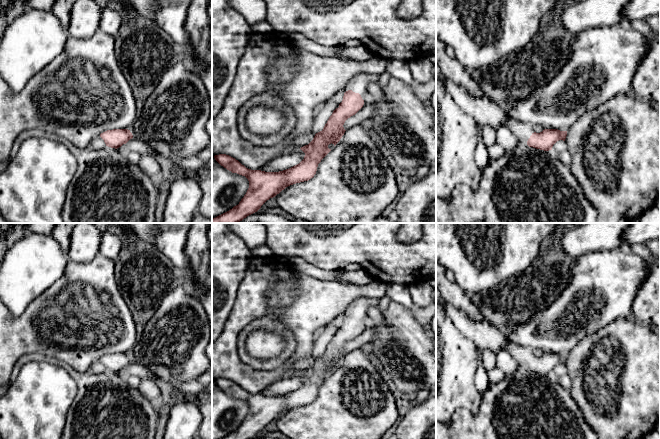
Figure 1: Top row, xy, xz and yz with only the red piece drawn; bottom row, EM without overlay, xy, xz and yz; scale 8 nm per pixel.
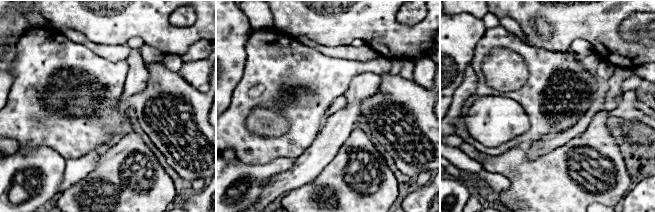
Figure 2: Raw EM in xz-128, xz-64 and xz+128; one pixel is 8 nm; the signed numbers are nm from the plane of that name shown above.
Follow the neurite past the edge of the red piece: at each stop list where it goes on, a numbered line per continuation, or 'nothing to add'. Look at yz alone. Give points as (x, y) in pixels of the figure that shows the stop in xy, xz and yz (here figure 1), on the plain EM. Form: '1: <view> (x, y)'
1: yz (486, 336)

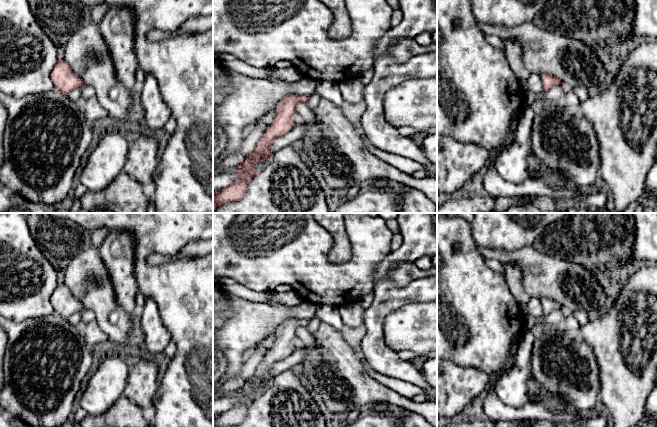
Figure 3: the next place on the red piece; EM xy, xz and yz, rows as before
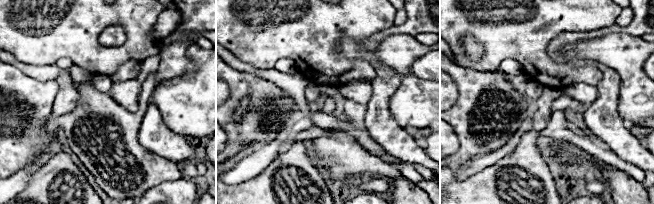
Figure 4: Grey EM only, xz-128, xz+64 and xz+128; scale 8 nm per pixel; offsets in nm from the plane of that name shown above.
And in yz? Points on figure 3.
nothing to add

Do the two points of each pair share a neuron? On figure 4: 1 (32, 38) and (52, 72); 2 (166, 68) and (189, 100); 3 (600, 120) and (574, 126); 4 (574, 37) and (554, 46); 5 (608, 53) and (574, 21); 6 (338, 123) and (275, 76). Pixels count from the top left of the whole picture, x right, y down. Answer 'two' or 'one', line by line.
1: two
2: two
3: two
4: one
5: two
6: one

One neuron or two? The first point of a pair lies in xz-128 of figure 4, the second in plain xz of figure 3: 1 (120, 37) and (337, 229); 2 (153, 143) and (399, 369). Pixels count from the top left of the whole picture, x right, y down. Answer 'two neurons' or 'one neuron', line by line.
1: one neuron
2: one neuron

